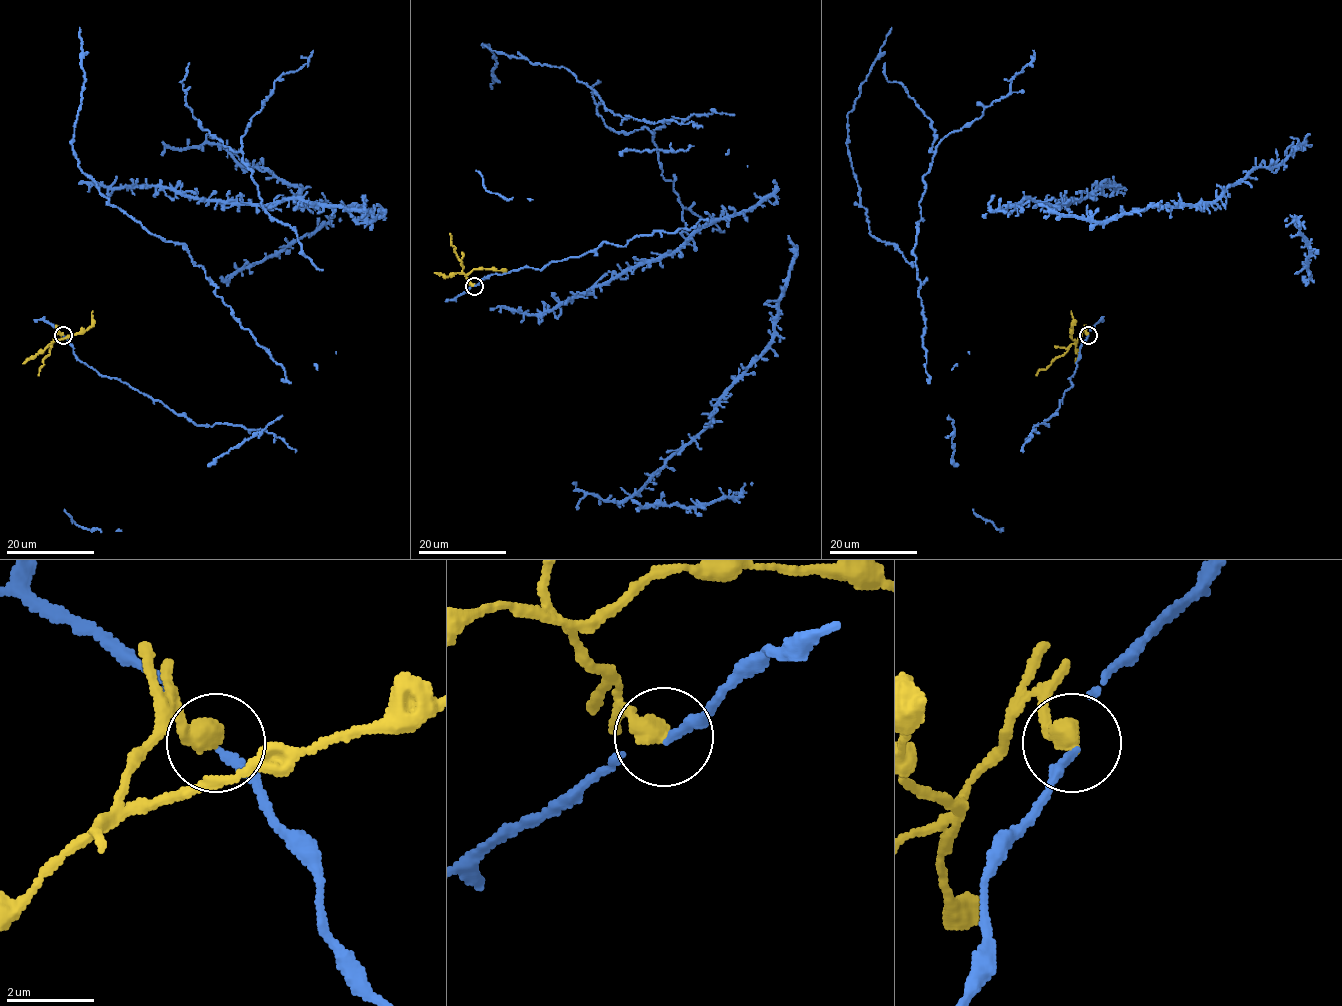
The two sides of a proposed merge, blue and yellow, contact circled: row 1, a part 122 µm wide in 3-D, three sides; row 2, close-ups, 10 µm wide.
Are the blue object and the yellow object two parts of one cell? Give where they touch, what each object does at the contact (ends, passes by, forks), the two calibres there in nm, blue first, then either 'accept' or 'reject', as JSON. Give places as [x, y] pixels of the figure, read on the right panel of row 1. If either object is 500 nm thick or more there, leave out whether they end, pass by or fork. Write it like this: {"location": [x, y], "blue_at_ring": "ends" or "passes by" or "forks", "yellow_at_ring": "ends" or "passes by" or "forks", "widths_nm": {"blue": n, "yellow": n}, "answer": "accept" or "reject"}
{"location": [1088, 335], "widths_nm": {"blue": 140, "yellow": 500}, "answer": "reject"}

